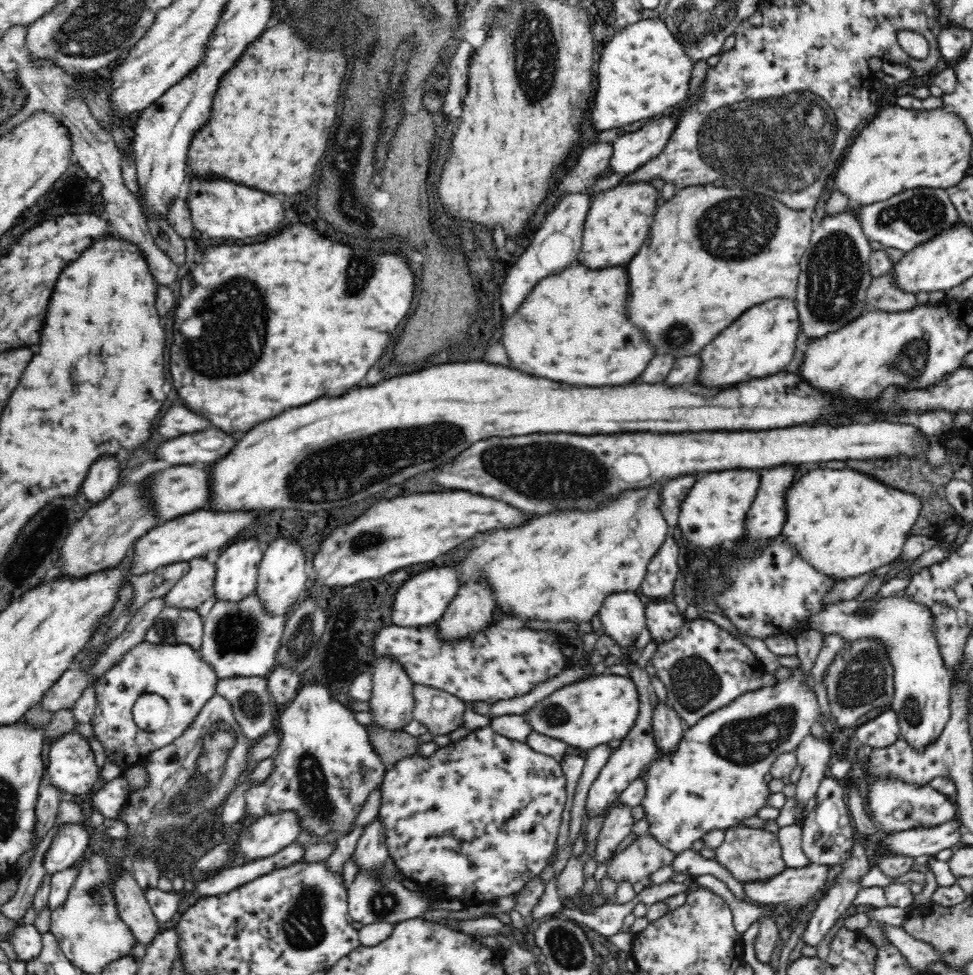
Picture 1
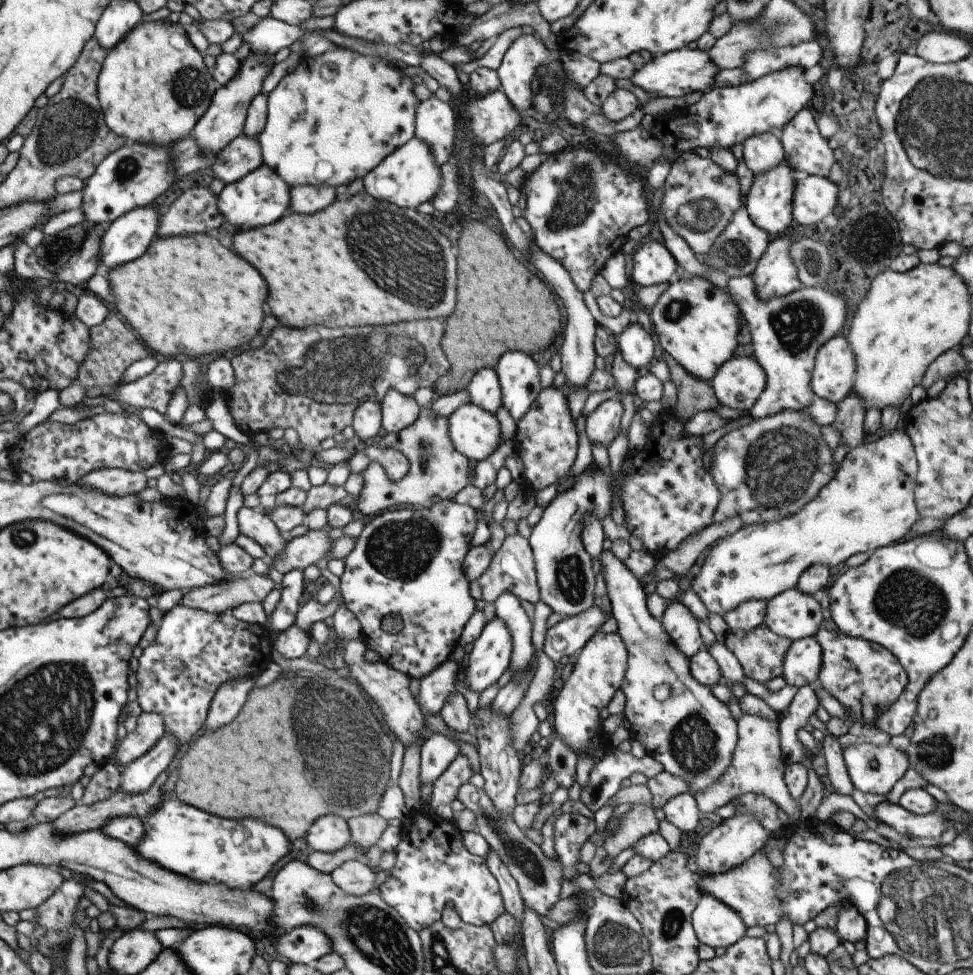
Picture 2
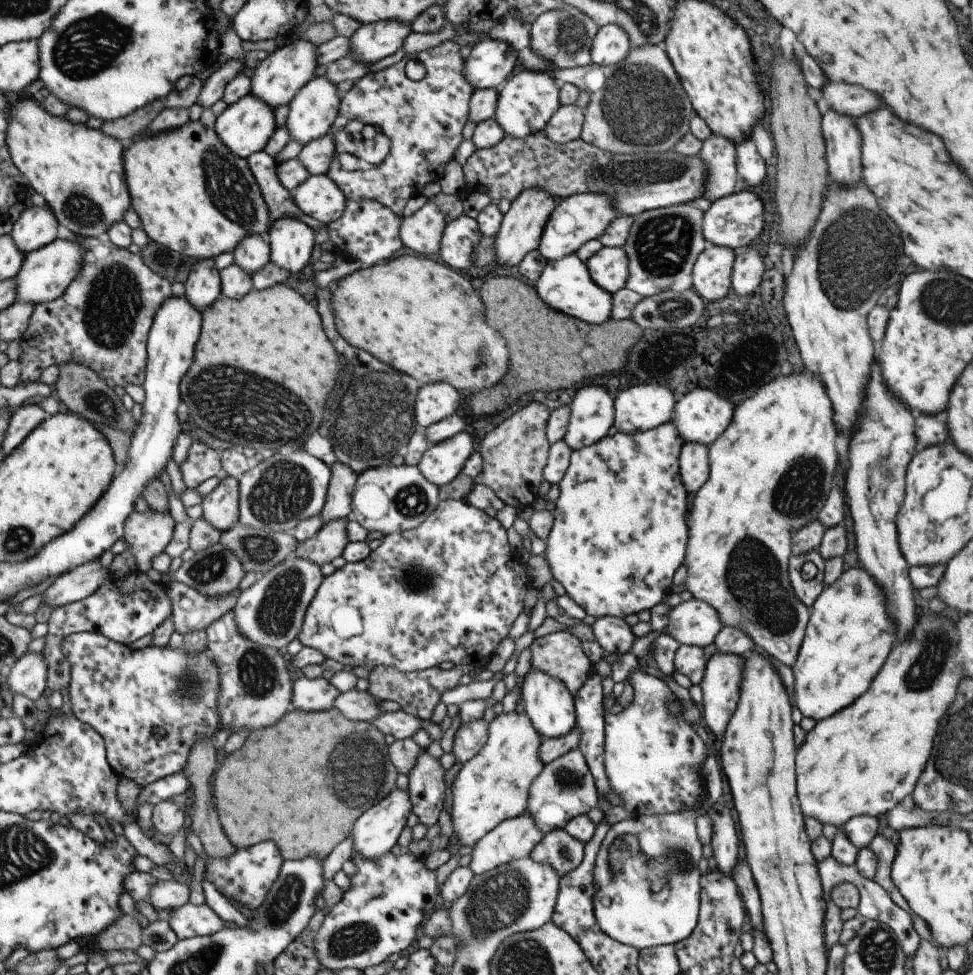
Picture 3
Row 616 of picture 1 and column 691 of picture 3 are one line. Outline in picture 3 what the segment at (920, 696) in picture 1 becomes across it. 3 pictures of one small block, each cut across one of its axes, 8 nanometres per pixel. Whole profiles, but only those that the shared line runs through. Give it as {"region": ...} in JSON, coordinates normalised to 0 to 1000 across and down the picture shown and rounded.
{"region":[[[700,832],[695,834],[686,834],[682,836],[650,837],[644,841],[635,842],[629,845],[621,855],[616,872],[612,879],[612,886],[608,892],[608,906],[610,907],[610,920],[608,923],[609,937],[618,953],[626,962],[637,966],[638,968],[659,974],[660,972],[669,972],[677,969],[693,969],[695,966],[702,964],[711,956],[717,943],[718,927],[718,892],[717,884],[720,878],[720,866],[715,854],[716,833]]]}

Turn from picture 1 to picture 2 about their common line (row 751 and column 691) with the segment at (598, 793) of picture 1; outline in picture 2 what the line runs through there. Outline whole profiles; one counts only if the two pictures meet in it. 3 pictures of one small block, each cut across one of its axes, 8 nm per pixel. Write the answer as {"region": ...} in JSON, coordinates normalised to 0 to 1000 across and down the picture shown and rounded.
{"region":[[[699,613],[687,619],[677,634],[677,640],[683,651],[688,652],[698,669],[710,675],[721,664],[718,654],[716,634],[713,632],[709,618]]]}

